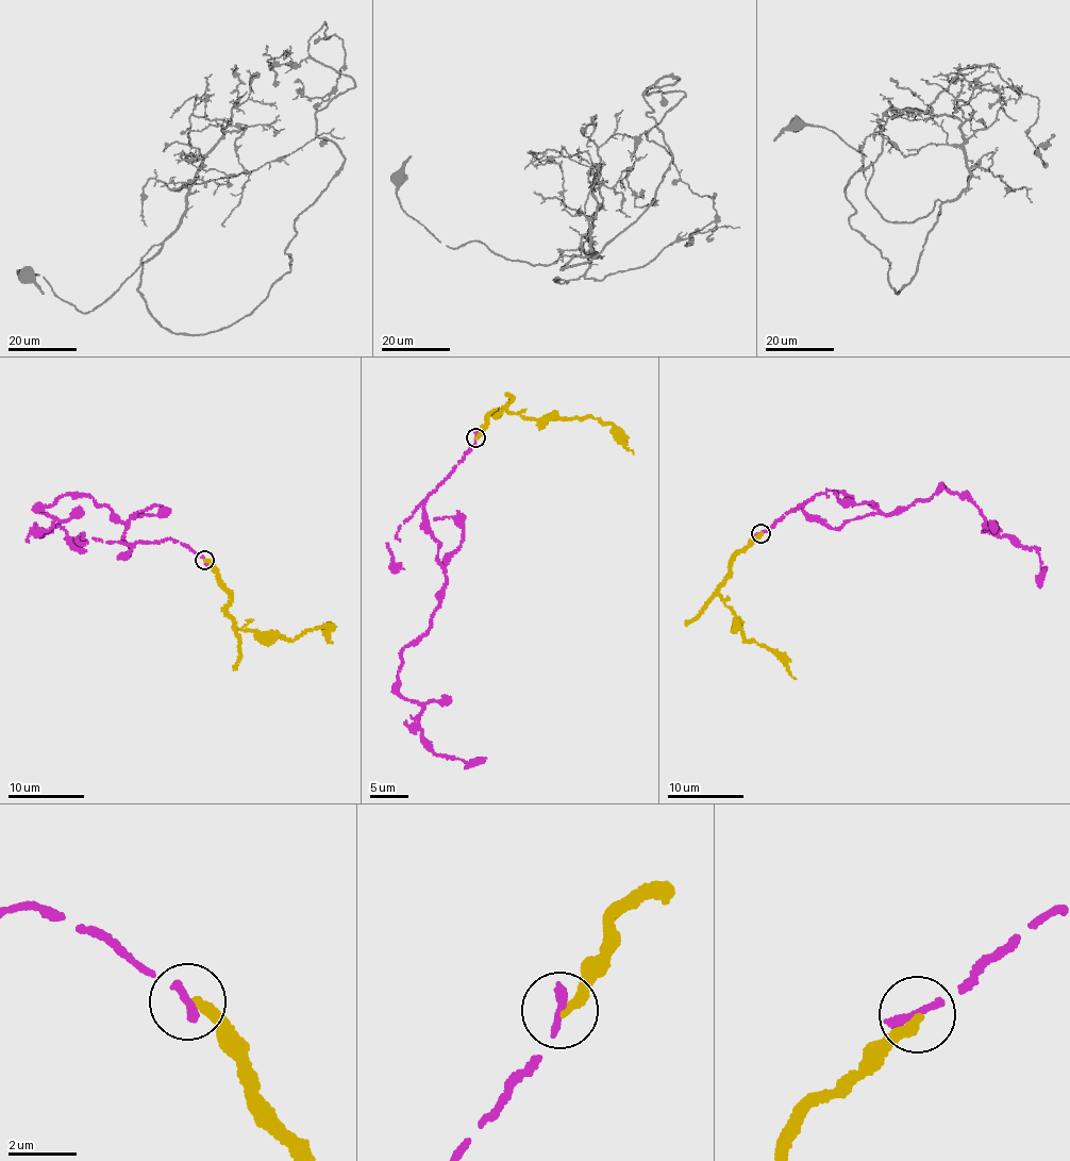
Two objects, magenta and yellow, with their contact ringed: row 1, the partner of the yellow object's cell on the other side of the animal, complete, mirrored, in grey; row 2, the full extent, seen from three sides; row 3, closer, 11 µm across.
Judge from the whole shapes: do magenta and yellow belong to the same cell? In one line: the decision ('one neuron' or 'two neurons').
two neurons

